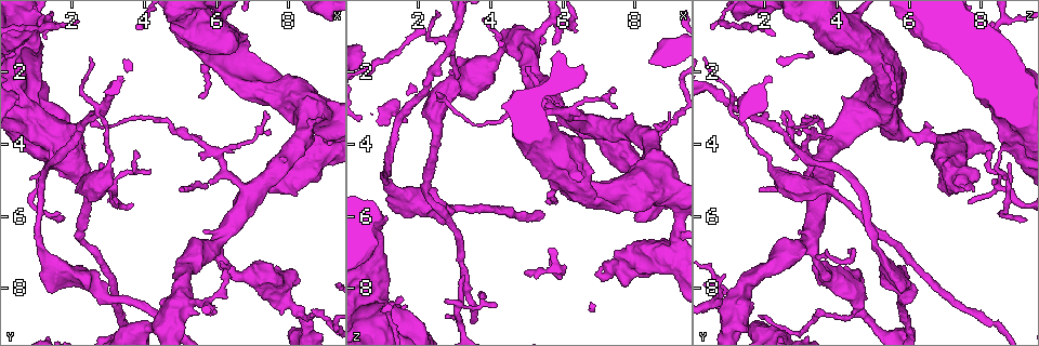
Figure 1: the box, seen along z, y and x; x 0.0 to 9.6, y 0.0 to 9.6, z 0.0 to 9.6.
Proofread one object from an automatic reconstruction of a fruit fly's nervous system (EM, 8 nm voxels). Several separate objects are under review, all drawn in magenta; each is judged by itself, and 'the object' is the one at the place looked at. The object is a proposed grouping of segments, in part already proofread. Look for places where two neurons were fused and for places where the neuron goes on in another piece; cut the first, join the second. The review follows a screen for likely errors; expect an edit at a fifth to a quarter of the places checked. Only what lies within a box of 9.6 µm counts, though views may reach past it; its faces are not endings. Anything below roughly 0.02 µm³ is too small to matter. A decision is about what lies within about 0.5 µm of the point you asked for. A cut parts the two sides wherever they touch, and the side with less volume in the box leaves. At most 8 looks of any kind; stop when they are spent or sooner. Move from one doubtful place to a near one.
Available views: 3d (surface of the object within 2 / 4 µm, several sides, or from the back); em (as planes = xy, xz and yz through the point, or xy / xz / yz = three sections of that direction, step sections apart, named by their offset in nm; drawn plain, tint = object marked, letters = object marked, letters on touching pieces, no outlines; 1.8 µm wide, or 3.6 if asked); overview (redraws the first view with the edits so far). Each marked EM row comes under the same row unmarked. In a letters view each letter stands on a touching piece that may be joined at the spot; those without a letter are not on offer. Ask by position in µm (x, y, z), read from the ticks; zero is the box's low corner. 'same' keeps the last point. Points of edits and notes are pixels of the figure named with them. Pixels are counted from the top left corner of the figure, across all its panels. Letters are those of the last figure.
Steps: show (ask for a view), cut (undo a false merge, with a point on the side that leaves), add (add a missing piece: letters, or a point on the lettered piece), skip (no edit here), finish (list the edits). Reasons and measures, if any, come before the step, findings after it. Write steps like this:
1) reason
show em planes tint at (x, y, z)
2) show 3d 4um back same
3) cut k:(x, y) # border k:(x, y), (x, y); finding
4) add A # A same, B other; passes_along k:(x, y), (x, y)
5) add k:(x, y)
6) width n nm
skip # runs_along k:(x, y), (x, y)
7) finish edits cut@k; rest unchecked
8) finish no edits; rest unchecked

free end
show 3d 4um at (7.00, 5.30, 7.50)

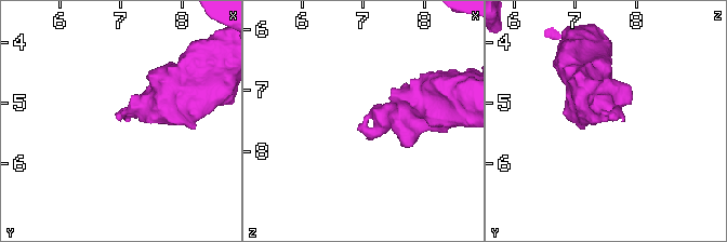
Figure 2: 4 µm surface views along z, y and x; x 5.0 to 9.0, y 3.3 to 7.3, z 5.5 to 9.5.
show em planes letters at (6.95, 5.25, 7.55)

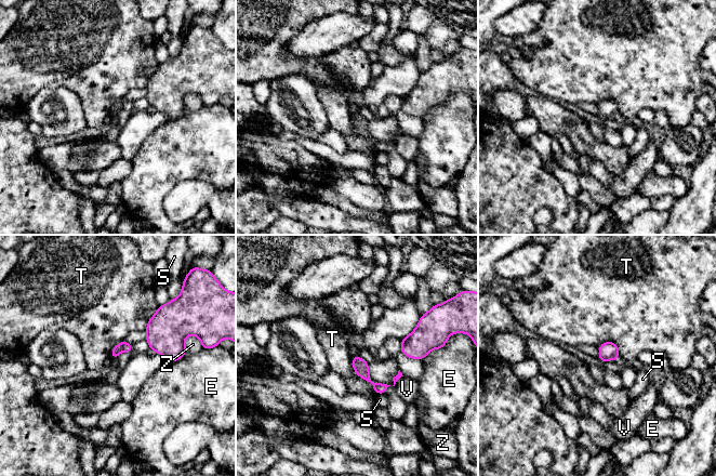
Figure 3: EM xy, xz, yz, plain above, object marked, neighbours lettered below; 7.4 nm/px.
skip # E other, S other, T other, V other, Z other; runs_along 3:(355, 359), (366, 377), (382, 391); no lettered piece goes on from it

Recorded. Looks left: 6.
an open end
show em 3.6um planes letters at (8.25, 7.75, 4.75)

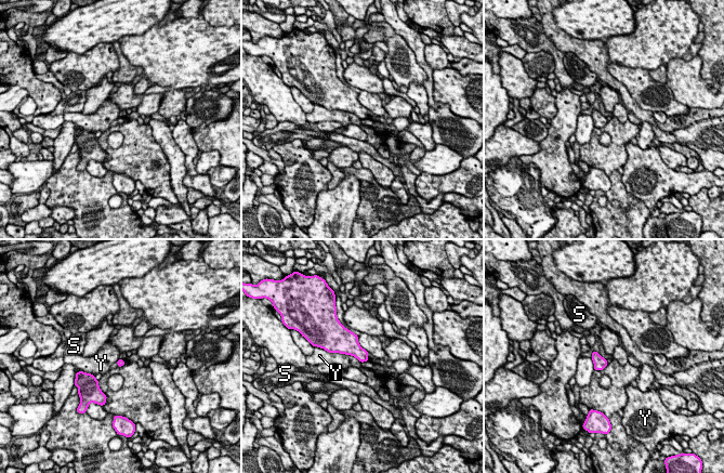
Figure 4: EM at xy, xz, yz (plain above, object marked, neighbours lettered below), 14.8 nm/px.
skip # S other, Y other; border 4:(327, 351), (351, 354), (360, 363); none of them fits

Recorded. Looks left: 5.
show 3d 4um back at (3.95, 9.15, 1.90)

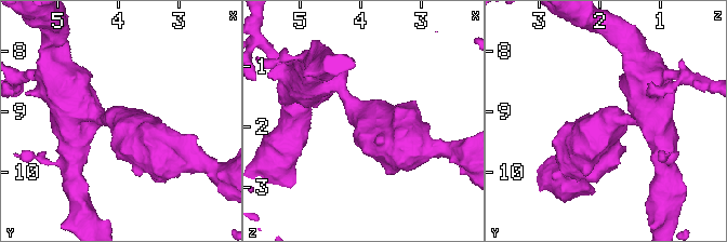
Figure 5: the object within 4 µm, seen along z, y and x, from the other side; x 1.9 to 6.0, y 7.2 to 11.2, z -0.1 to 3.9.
show em 3.6um planes letters at (4.00, 9.15, 1.85)

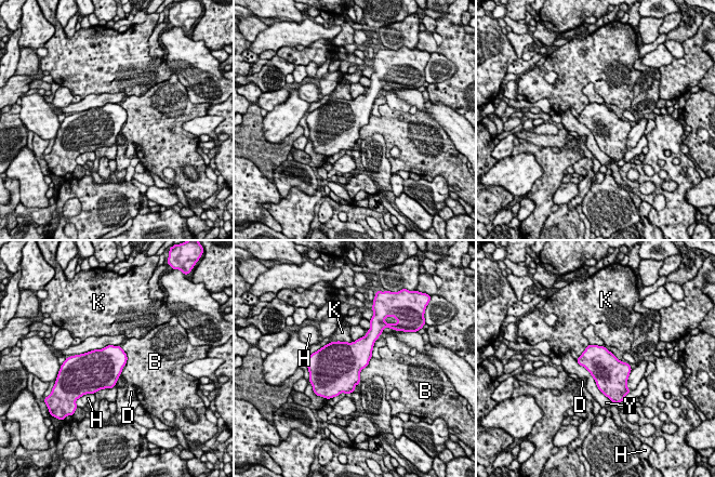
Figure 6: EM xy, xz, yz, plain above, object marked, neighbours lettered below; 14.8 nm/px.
skip # B other, D other, H other, K other, Y other; border 6:(119, 346), (127, 357), (120, 375); one neuron here

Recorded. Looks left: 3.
finish no edits; rest unchecked

